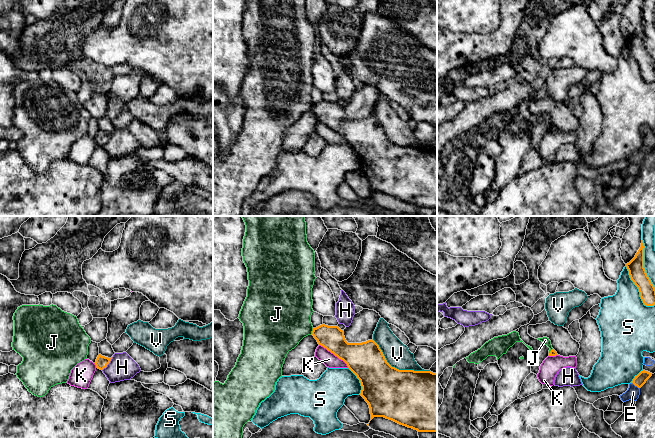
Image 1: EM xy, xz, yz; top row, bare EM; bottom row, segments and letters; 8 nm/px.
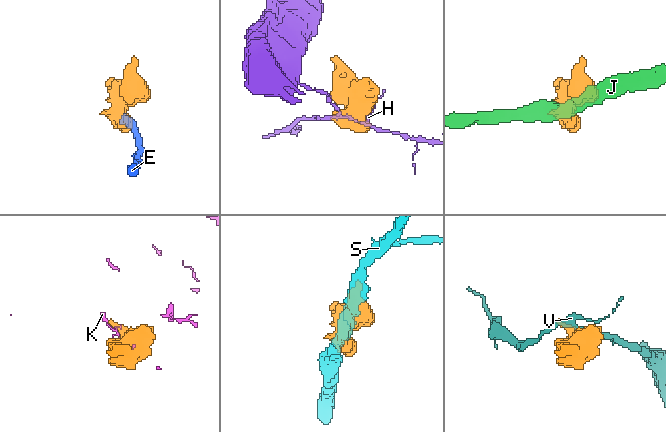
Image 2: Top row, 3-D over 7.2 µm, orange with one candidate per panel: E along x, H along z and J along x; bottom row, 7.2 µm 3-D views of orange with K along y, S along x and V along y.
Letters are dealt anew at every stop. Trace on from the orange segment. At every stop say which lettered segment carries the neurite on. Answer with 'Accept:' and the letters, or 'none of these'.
Accept: E

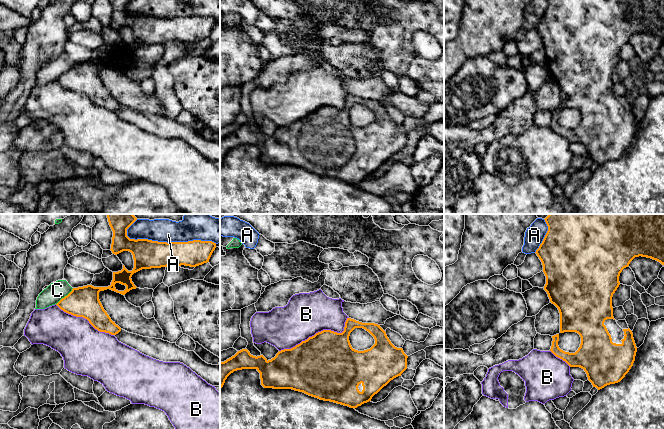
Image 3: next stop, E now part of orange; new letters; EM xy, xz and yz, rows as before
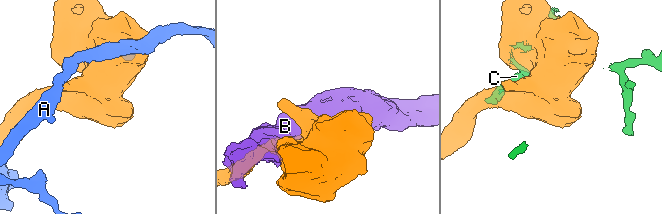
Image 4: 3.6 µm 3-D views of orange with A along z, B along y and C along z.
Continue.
Accept: none of these

